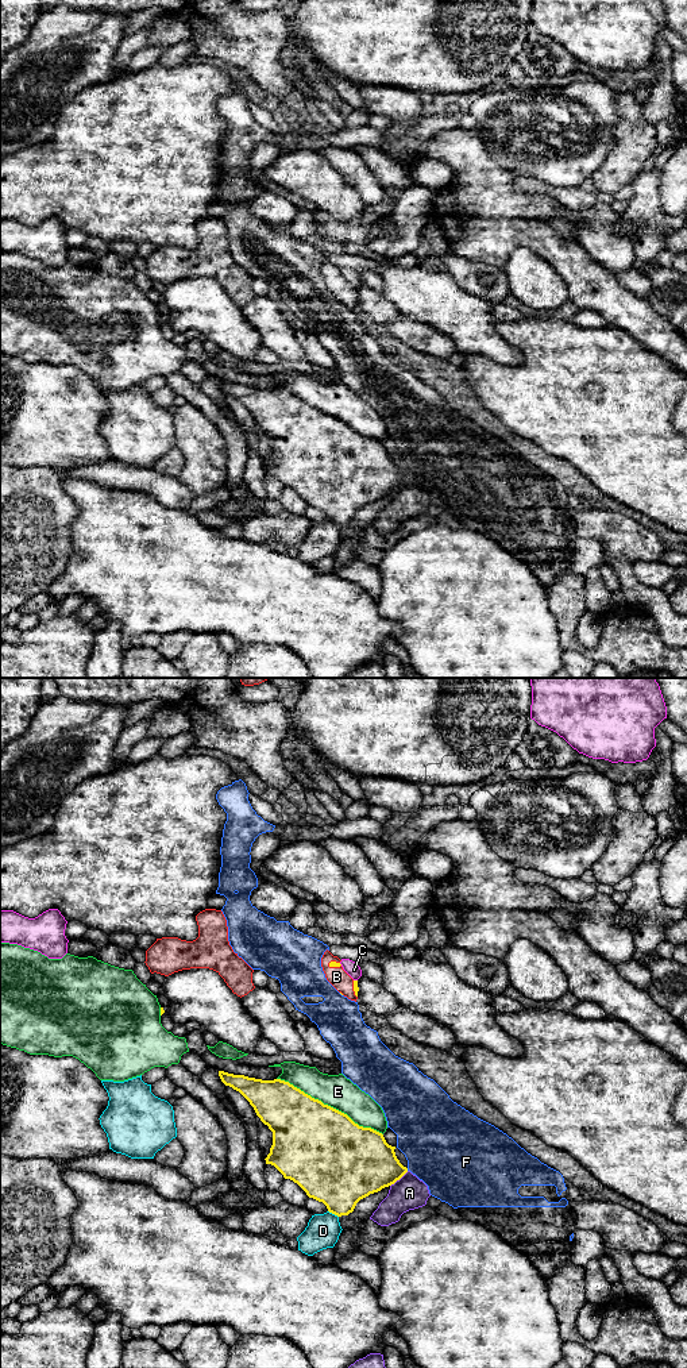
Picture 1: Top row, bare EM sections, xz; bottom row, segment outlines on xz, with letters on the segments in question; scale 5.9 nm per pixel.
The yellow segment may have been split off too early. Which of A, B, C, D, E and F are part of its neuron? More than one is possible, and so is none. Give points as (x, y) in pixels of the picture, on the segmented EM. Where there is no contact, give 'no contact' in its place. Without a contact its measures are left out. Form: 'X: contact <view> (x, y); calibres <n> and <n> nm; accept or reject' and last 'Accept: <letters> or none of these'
A: contact xz (398, 1179); calibres 380 and 200 nm; reject
B: contact xz (335, 966); calibres 30 and 110 nm; accept
C: contact xz (355, 981); calibres 30 and 90 nm; reject
D: contact xz (334, 1213); calibres 420 and 200 nm; reject
E: contact xz (330, 1106); calibres 500 and 200 nm; reject
F: no contact; reject
Accept: B

